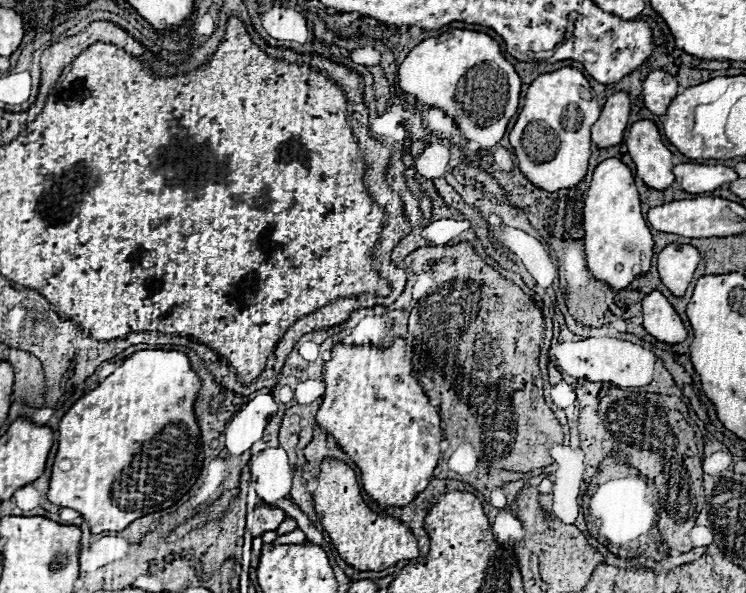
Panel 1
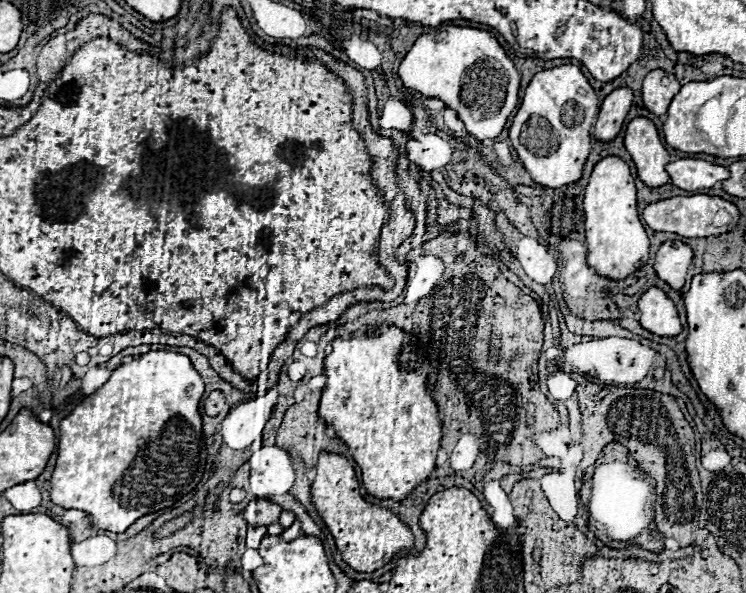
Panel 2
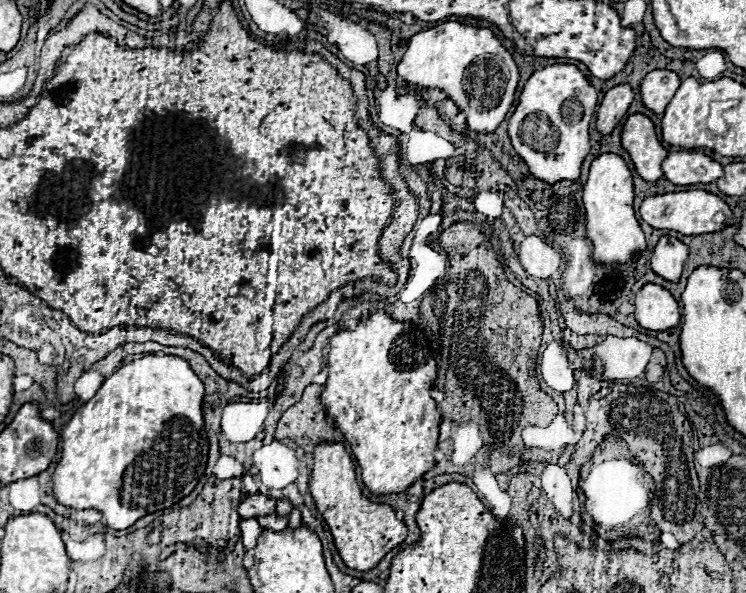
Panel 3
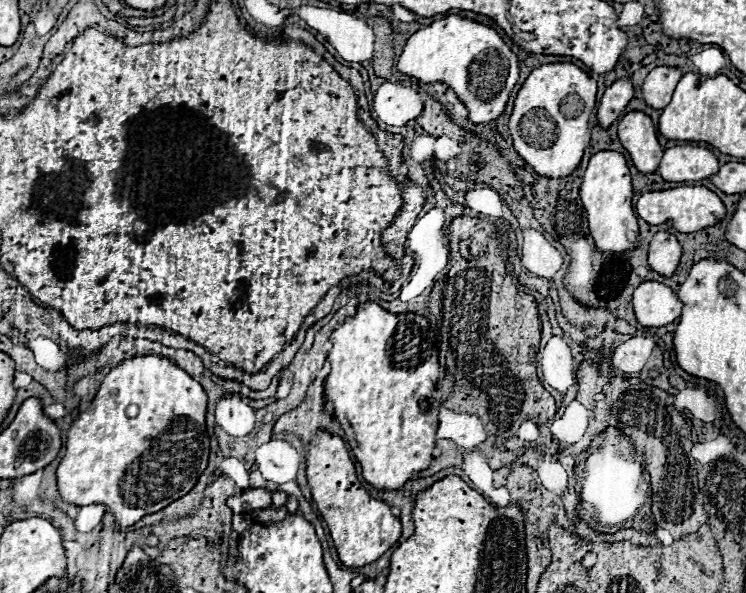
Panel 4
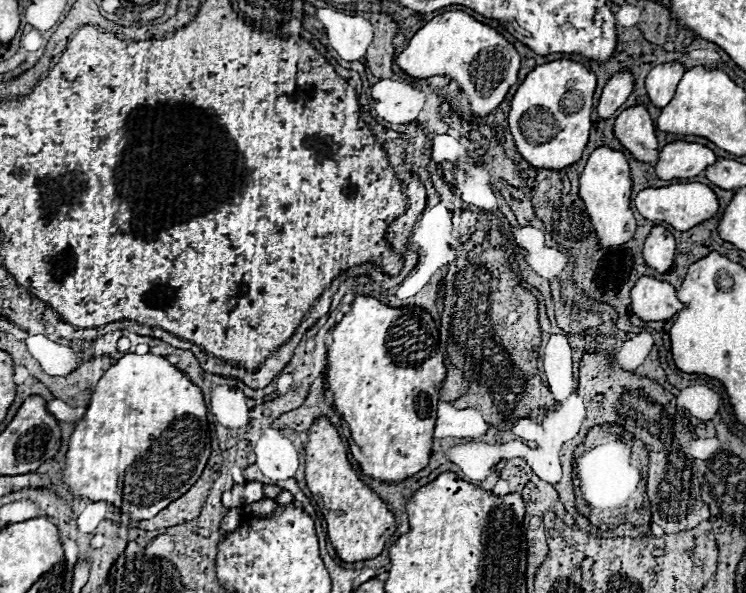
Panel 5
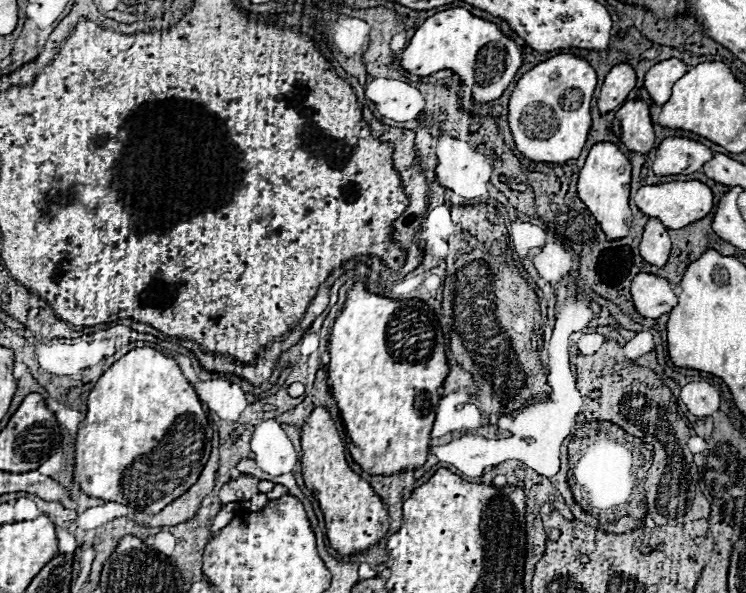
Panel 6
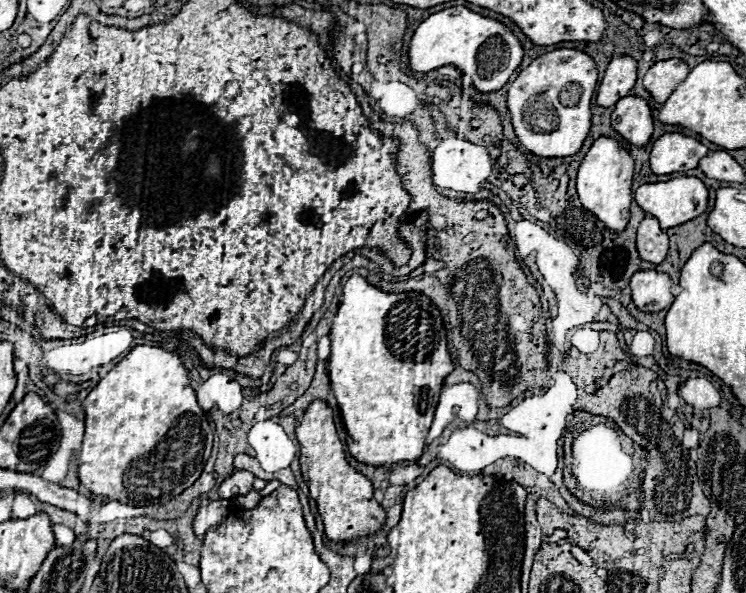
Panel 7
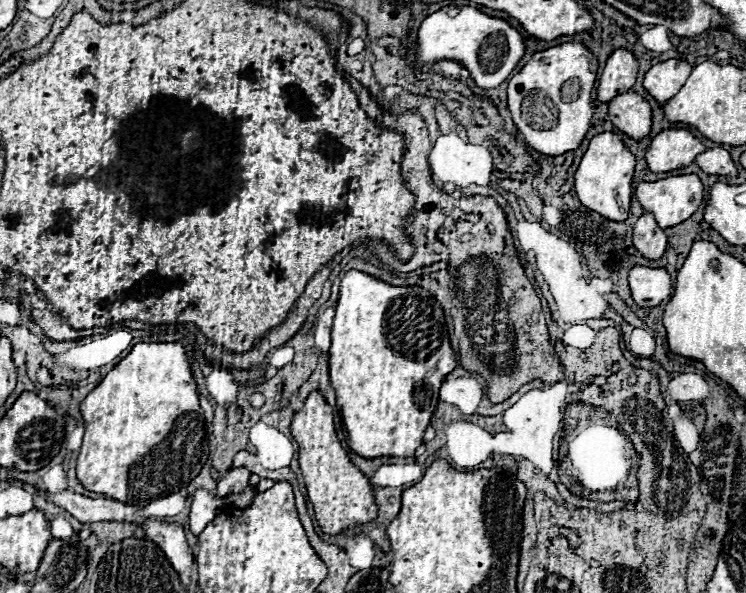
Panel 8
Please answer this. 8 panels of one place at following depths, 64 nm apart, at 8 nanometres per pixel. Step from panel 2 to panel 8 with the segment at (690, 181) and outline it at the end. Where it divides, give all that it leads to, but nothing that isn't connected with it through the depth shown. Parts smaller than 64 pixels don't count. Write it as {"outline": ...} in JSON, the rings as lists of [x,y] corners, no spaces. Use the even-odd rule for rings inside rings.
{"outline":[[[668,128],[656,134],[646,150],[646,162],[652,172],[678,170],[694,162],[706,148],[688,130]]]}

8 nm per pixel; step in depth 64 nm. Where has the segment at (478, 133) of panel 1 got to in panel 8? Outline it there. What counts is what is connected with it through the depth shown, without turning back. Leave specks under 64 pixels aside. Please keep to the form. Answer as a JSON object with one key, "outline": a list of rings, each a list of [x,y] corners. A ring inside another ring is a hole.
{"outline":[[[444,6],[430,14],[418,28],[418,64],[434,64],[440,60],[456,60],[470,70],[472,80],[480,88],[500,86],[524,56],[522,34],[500,18],[482,14],[472,6]]]}

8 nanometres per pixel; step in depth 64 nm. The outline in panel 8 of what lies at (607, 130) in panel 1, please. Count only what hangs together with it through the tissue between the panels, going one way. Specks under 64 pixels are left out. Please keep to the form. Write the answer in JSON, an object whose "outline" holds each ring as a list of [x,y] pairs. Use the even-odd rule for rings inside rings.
{"outline":[[[616,48],[602,70],[600,82],[598,82],[598,100],[610,102],[616,94],[622,94],[624,90],[630,90],[636,82],[638,74],[638,60],[634,54],[626,48]]]}

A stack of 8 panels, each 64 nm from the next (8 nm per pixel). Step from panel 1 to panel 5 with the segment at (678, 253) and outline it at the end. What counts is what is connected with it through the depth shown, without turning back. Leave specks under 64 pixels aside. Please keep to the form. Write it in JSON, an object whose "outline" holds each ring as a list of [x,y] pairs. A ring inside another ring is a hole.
{"outline":[[[656,224],[642,248],[644,260],[648,266],[652,266],[658,272],[668,272],[674,262],[674,252],[676,252],[676,242],[674,236],[660,224]]]}

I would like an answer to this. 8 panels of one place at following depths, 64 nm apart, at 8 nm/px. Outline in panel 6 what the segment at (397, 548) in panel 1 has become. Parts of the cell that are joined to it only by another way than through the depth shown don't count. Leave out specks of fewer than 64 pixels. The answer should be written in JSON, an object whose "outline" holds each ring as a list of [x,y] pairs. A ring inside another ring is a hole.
{"outline":[[[316,406],[302,426],[302,476],[312,496],[318,500],[326,522],[326,534],[334,550],[344,556],[362,552],[376,544],[388,532],[388,510],[372,486],[358,476],[346,462],[346,450],[334,426],[330,412],[324,406]]]}

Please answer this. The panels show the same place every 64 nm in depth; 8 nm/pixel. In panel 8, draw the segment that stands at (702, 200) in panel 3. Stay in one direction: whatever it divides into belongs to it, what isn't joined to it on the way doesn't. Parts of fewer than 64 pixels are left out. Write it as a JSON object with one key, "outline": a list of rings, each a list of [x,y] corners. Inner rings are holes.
{"outline":[[[696,174],[670,176],[656,182],[640,182],[636,198],[644,210],[656,216],[660,228],[676,226],[690,218],[704,200],[704,186]]]}

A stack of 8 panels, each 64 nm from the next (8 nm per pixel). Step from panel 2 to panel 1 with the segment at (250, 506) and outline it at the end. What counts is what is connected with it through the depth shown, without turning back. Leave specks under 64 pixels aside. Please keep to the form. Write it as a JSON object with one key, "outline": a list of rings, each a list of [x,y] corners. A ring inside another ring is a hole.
{"outline":[[[260,504],[248,512],[248,530],[252,536],[262,536],[268,530],[276,530],[286,518],[284,510],[268,504]]]}

